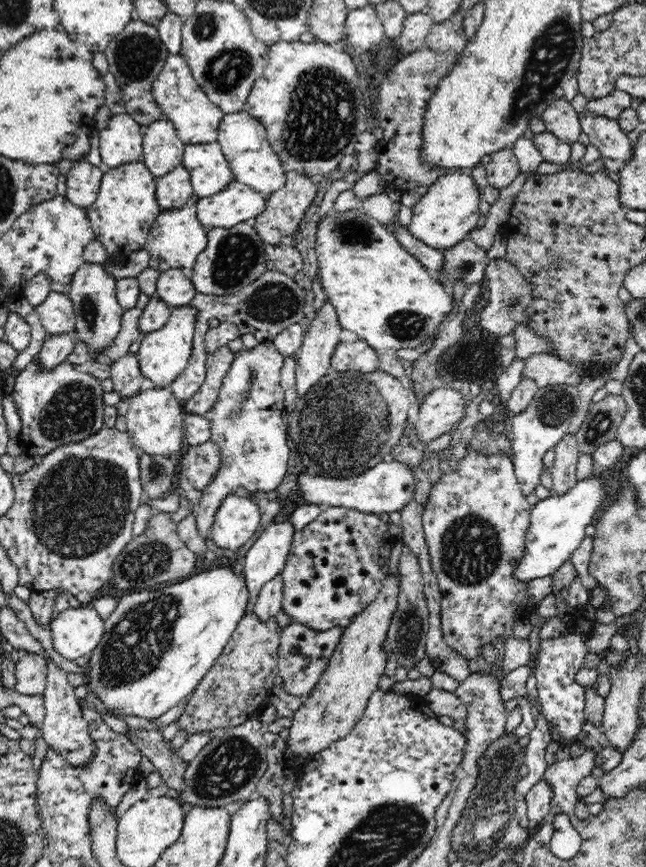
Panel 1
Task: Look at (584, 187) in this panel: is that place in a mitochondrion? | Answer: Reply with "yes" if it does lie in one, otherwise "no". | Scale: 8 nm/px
no

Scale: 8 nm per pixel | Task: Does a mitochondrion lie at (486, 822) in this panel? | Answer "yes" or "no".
yes

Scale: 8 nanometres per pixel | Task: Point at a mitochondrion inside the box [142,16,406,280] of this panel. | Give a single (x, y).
(324, 113)

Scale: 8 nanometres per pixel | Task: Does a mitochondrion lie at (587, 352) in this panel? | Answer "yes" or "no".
no

